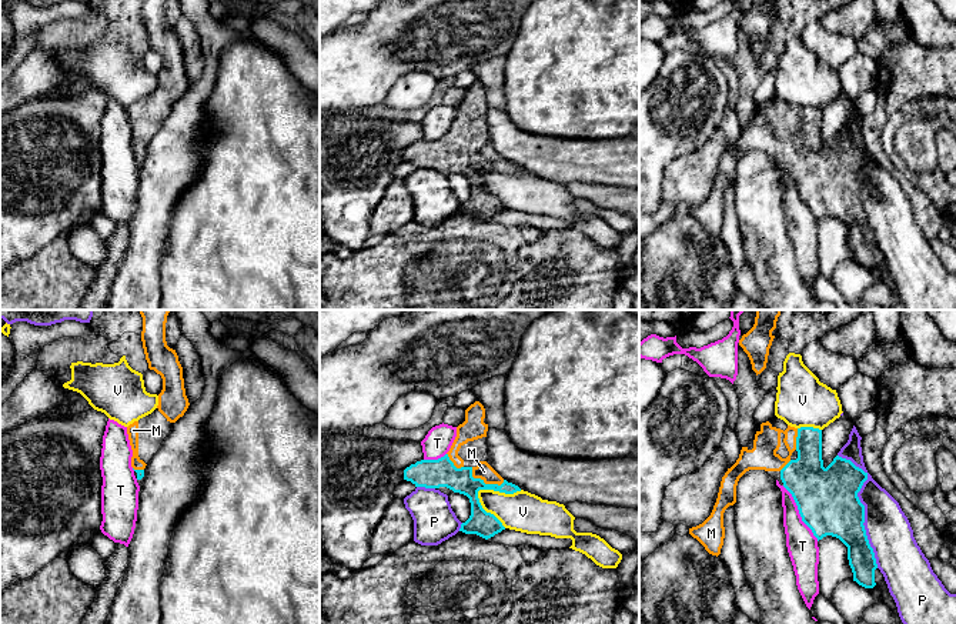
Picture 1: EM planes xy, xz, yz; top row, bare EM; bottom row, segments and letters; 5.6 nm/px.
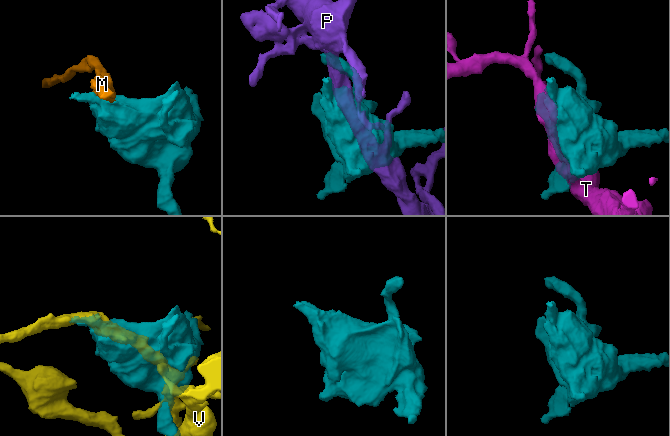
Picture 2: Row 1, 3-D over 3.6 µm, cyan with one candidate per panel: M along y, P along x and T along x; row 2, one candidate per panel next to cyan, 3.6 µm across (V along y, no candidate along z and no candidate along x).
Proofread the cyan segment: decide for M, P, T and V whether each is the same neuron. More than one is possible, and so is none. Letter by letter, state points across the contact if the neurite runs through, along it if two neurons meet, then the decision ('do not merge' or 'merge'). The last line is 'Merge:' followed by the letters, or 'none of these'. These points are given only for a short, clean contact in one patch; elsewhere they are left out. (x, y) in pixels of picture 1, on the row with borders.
M: runs through xz (440, 473), (482, 481), (484, 471); merge
P: do not merge
T: do not merge
V: do not merge
Merge: M

